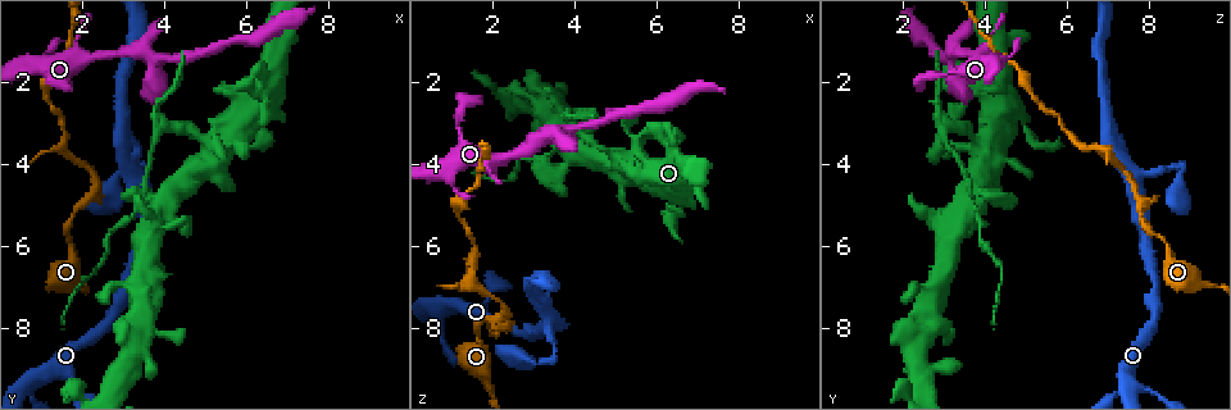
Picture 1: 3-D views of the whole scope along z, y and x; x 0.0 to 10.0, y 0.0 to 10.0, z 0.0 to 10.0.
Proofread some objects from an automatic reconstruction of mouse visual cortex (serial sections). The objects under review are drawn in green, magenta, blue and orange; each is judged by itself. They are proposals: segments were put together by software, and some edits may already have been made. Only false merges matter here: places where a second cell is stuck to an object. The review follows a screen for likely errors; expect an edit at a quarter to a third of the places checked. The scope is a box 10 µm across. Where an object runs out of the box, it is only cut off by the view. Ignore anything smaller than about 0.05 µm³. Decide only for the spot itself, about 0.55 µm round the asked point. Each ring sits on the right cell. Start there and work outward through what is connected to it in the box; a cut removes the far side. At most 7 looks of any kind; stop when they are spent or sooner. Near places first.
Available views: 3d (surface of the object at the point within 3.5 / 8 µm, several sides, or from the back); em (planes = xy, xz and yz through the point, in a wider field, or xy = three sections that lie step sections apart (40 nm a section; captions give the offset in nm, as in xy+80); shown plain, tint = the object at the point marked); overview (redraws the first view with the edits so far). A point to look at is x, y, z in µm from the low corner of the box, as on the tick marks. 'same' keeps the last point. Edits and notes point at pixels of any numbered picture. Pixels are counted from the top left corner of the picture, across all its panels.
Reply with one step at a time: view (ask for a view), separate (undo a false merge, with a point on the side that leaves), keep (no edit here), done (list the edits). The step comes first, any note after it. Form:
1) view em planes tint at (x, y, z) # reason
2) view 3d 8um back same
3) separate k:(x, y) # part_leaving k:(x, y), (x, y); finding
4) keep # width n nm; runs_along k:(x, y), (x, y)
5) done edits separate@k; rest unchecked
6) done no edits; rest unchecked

view 3d 8um at (3.90, 3.20, 3.05)

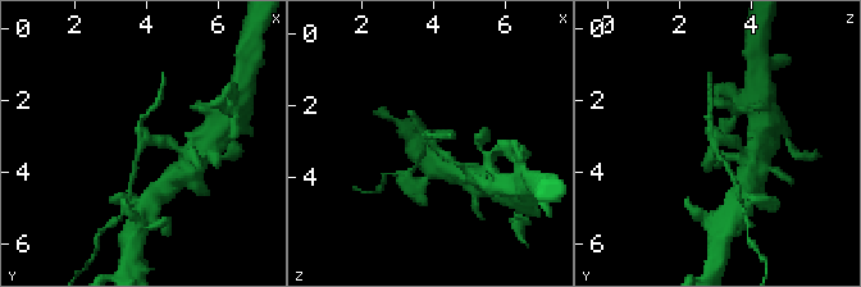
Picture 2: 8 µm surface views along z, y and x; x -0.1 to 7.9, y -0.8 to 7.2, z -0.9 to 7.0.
view em planes tint same

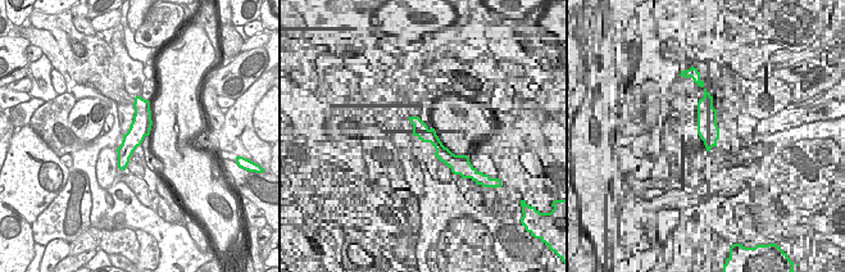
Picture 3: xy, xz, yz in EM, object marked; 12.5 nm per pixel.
keep # runs_along 3:(139, 100), (140, 128), (122, 166); one cell here

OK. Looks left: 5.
view 3d 3.5um at (2.45, 4.55, 7.70) # abrupt turn

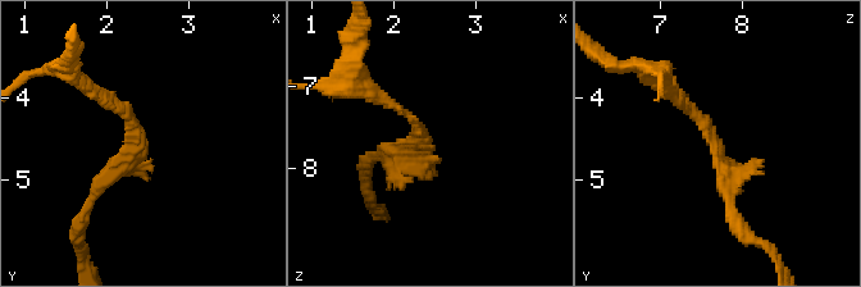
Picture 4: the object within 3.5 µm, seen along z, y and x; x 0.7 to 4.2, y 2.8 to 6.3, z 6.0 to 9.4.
view em xy step 2 tint at (2.40, 4.55, 7.65)

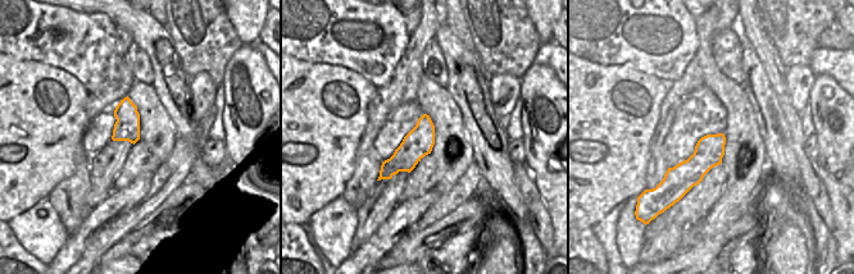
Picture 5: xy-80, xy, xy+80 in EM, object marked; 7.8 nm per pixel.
keep # continuous, no second cell

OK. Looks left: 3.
view 3d 3.5um at (3.70, 1.45, 3.20) # four-way junction

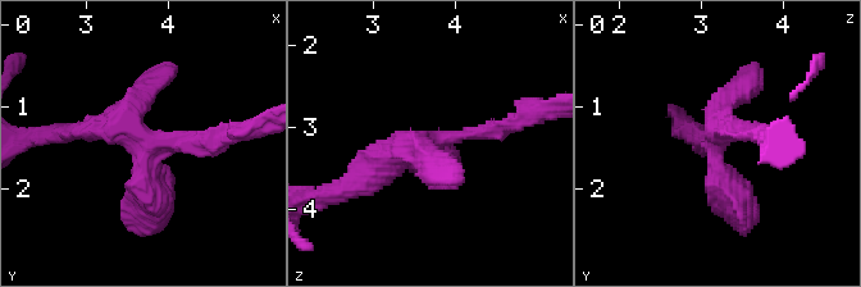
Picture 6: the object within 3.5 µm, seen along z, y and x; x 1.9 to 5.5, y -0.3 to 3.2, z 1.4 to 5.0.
view em planes tint at (3.75, 1.40, 3.15) # now the EM

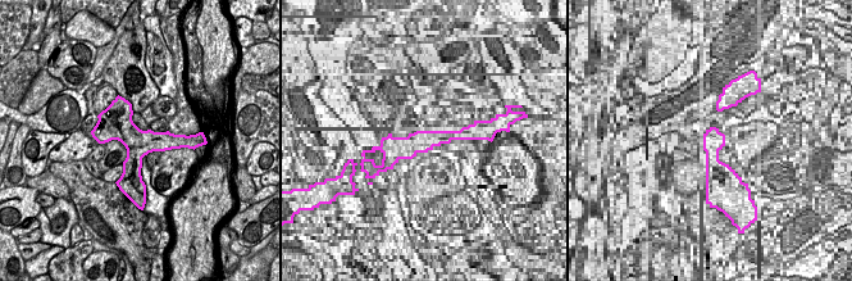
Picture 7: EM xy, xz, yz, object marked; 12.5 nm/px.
keep # one cell here

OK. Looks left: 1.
done no edits; rest unchecked

